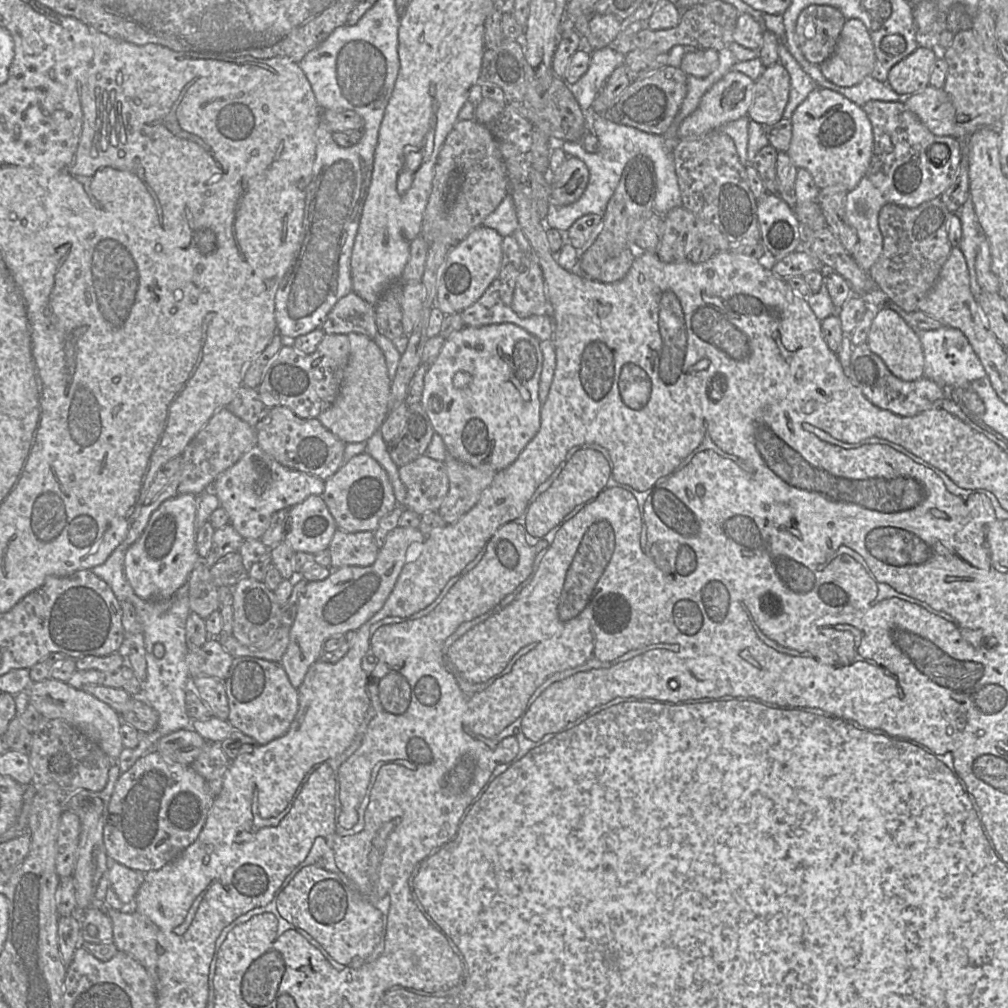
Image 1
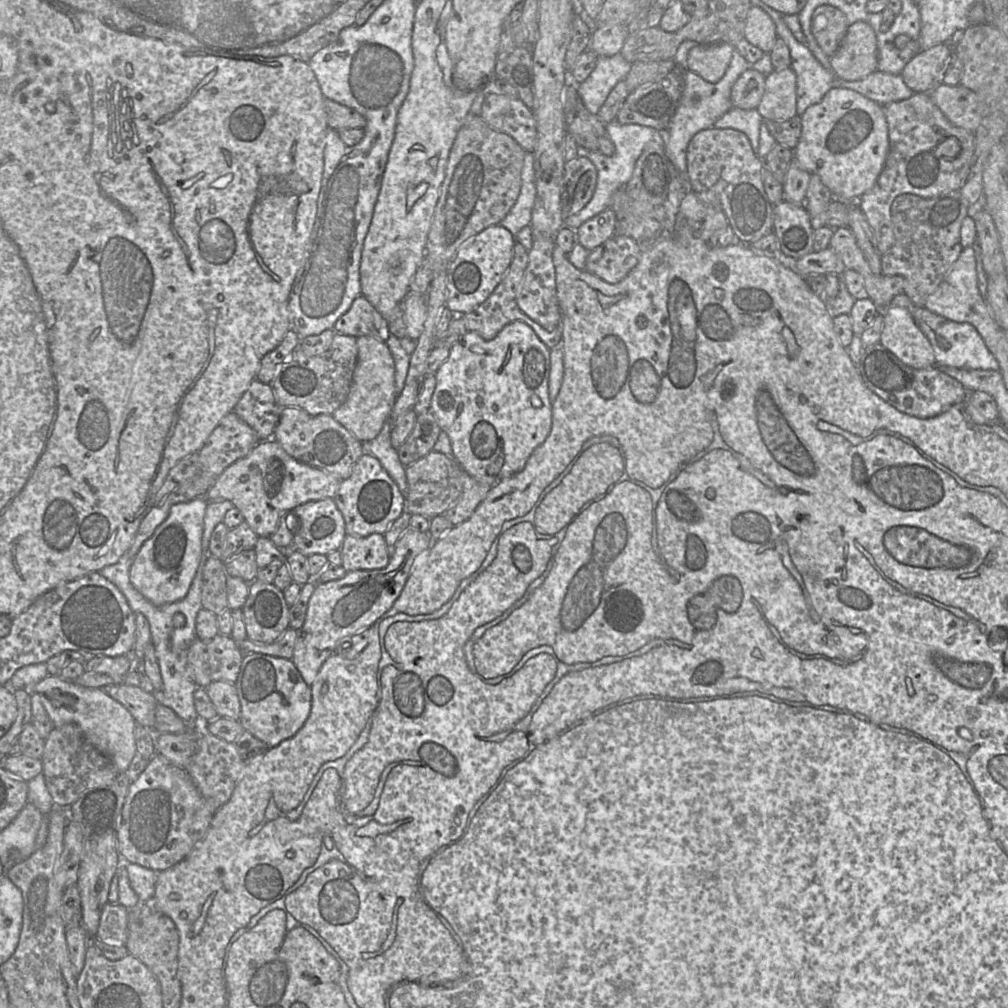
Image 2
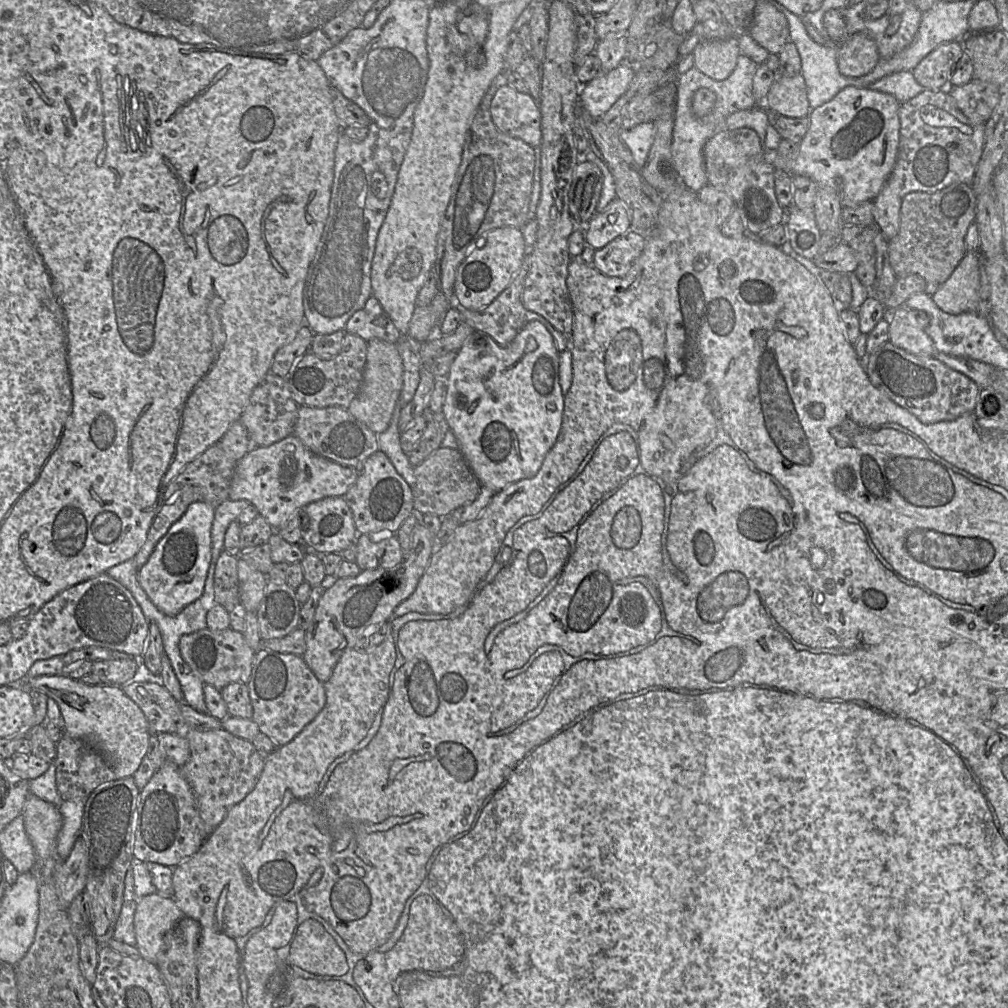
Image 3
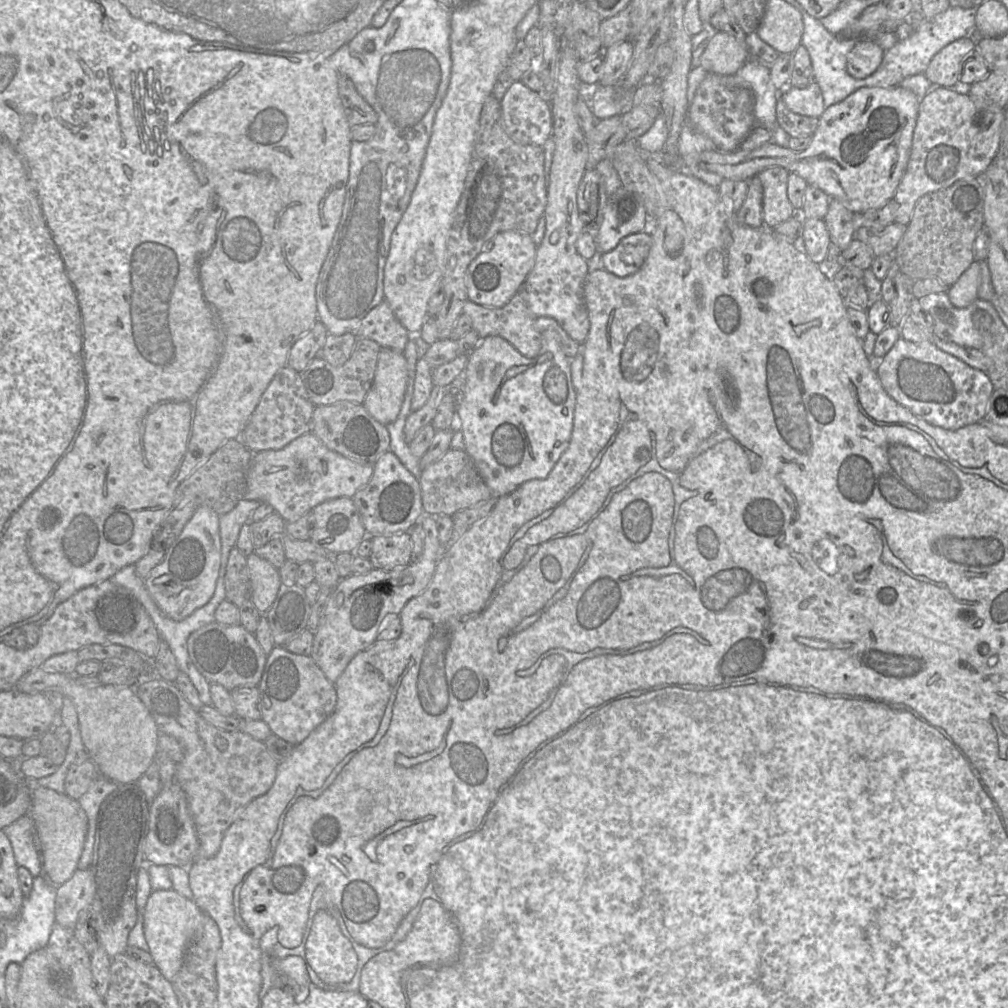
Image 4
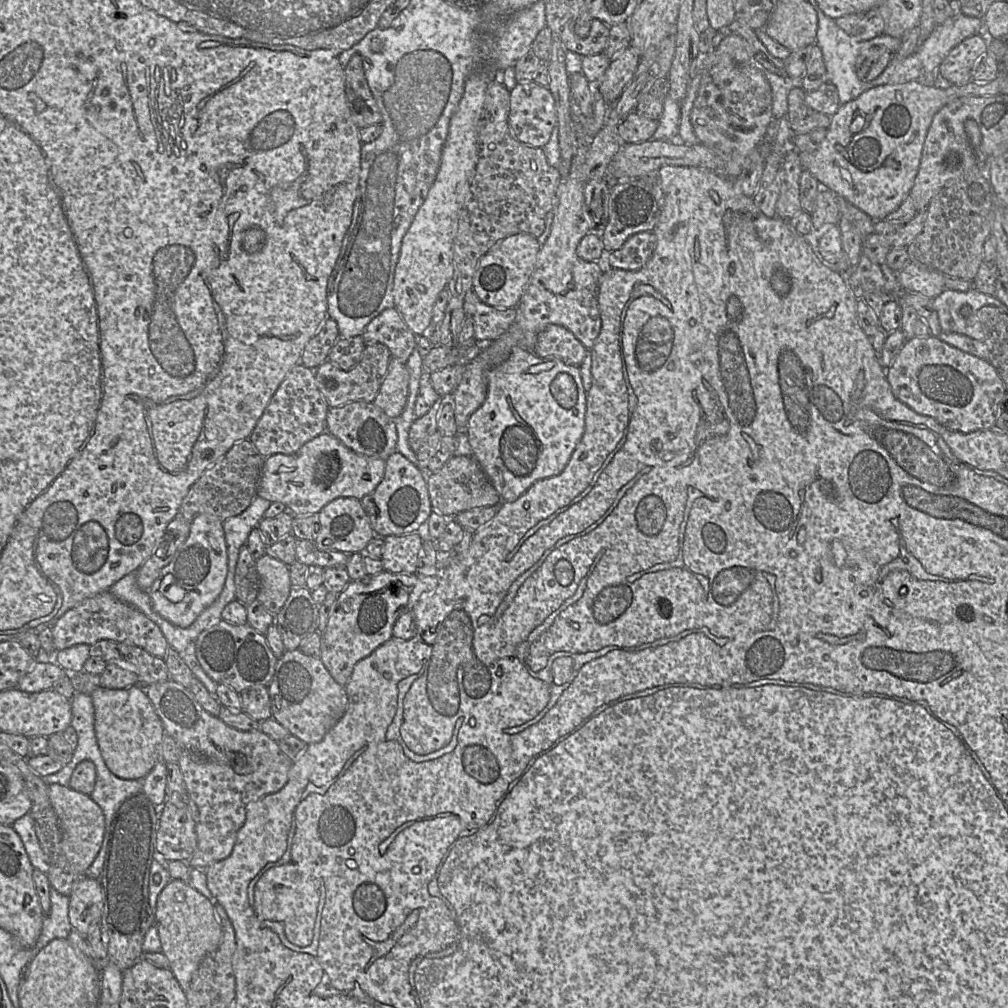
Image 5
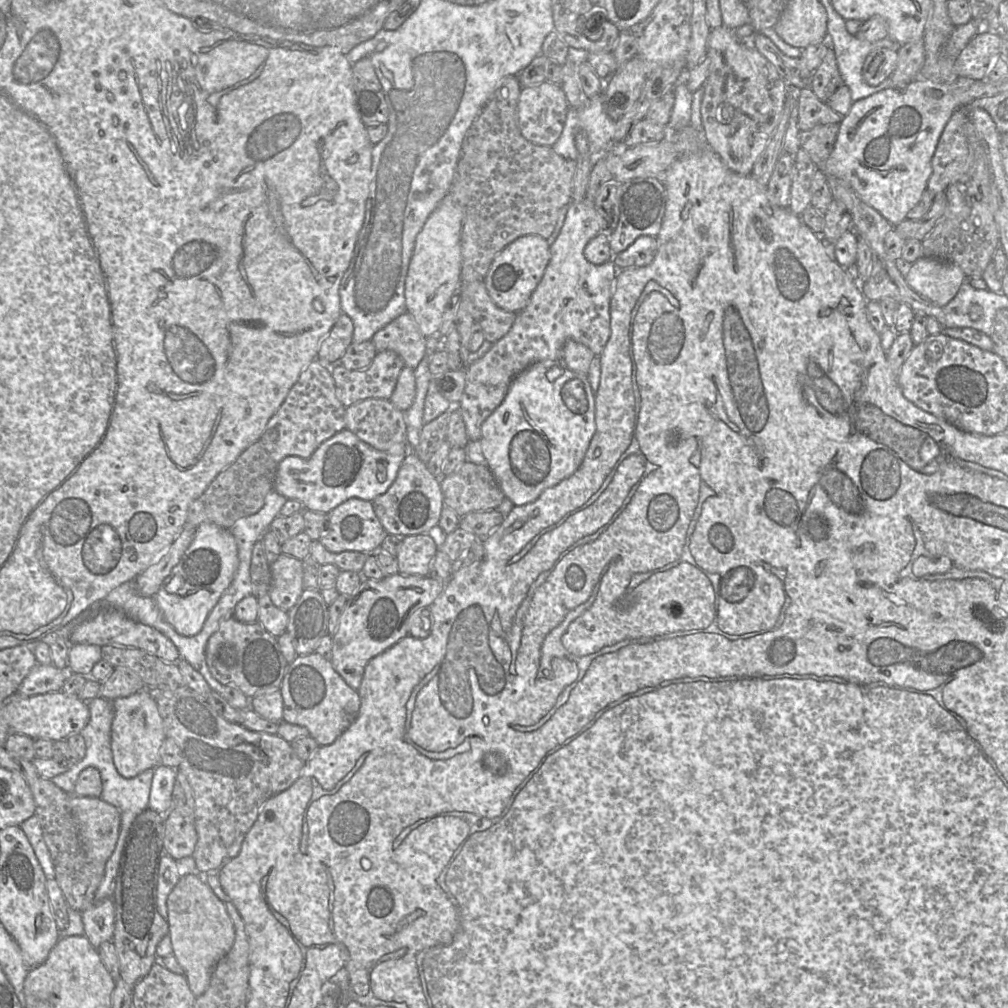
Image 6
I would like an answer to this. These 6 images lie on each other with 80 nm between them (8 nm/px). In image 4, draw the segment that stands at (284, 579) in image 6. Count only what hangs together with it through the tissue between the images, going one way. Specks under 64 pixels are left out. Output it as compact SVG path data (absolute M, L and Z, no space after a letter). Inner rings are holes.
M253 553L247 556L247 565L252 588L251 602L264 615L282 585L278 569Z

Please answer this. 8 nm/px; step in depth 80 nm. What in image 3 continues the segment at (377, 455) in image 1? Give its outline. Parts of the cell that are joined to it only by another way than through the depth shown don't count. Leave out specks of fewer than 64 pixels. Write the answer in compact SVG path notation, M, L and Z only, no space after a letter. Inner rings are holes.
M399 400L397 401L395 410L392 415L391 422L388 426L388 428L380 433L378 435L378 448L379 451L382 451L387 455L387 457L390 459L391 463L395 467L398 474L406 481L407 484L409 484L410 487L412 487L415 483L415 477L414 477L414 466L410 463L410 461L407 458L407 455L403 451L400 443L400 431L399 431L399 417L400 412L402 408L404 408L406 404L402 404L400 406Z

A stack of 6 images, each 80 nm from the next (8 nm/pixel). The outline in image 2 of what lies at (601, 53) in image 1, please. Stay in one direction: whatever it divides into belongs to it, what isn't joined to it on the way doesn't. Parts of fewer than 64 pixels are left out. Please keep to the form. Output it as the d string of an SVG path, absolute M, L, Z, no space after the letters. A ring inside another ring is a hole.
M619 53L597 57L596 66L585 81L576 86L587 110L597 115L612 89L624 80L631 64Z

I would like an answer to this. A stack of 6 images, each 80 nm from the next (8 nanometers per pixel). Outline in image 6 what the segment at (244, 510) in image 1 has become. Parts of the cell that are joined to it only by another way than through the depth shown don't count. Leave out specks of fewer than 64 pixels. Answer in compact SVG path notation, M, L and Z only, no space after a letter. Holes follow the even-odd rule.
M344 429L321 443L310 457L288 456L280 461L273 490L287 500L301 502L306 510L322 513L328 513L350 498L372 502L389 489L409 453L414 452L407 442L388 451L380 451Z

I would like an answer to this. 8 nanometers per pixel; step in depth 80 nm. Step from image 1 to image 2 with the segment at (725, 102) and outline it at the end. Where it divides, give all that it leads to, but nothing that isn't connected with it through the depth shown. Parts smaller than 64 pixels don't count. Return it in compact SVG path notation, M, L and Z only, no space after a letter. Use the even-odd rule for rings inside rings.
M751 68L742 73L731 90L730 99L733 108L756 108L765 91L765 80L765 74Z

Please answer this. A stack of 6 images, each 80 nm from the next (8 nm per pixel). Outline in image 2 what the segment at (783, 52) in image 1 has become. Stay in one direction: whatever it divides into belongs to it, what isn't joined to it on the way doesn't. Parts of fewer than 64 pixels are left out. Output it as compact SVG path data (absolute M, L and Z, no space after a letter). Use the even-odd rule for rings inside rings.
M763 5L763 10L774 21L778 38L789 48L791 69L796 75L797 116L801 116L809 106L820 102L829 90L835 88L835 81L840 79L822 65L806 45L795 38L782 19L784 14L767 5Z

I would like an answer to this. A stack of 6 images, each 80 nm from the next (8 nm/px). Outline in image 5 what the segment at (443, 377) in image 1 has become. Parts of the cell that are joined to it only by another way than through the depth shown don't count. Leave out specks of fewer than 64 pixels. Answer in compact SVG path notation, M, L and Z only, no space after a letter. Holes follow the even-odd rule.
M514 348L507 360L495 367L488 377L488 392L483 404L471 415L466 427L469 444L474 459L488 476L494 488L499 493L502 502L512 502L523 495L537 481L560 474L567 466L576 446L585 430L585 415L587 410L587 392L578 366L566 364L556 357L539 357L532 351Z

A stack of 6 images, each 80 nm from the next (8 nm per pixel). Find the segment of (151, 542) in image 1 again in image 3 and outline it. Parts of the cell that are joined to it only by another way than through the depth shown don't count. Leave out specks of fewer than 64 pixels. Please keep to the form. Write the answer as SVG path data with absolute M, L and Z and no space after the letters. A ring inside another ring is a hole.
M198 501L187 508L182 517L172 525L156 544L147 562L138 569L138 581L153 604L164 614L176 616L189 604L202 596L212 556L211 529L215 508Z

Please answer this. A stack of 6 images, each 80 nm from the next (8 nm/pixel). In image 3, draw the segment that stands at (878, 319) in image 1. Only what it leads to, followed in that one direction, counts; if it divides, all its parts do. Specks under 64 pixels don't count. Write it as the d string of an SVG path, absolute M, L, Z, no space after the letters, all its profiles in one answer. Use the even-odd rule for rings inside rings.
M906 306L887 311L885 319L890 323L889 341L911 354L935 357L934 342L920 326L914 311Z

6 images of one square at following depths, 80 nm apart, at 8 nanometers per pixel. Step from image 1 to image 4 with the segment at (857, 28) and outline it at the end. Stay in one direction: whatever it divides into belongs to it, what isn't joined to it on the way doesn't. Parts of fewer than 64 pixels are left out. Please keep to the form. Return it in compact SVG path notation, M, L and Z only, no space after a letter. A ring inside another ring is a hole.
M860 40L847 55L847 72L856 79L873 74L880 66L884 51L871 40Z

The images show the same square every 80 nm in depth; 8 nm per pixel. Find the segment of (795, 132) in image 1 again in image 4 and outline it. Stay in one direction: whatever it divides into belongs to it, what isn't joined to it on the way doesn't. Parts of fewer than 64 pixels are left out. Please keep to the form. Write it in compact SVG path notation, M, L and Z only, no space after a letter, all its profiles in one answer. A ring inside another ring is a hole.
M900 85L859 88L841 102L826 107L819 117L810 145L803 151L795 152L771 142L751 151L722 151L716 148L700 153L697 166L724 179L750 179L766 168L781 167L802 177L810 185L818 187L854 213L882 208L894 199L907 167L919 104L920 98L913 91Z

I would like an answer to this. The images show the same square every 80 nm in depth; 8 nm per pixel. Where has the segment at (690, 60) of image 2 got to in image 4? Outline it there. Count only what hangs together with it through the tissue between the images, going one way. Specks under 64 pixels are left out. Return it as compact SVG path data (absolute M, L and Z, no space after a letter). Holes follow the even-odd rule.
M717 32L707 42L700 57L700 67L708 73L717 75L735 75L749 59L746 42L740 42L735 36Z

